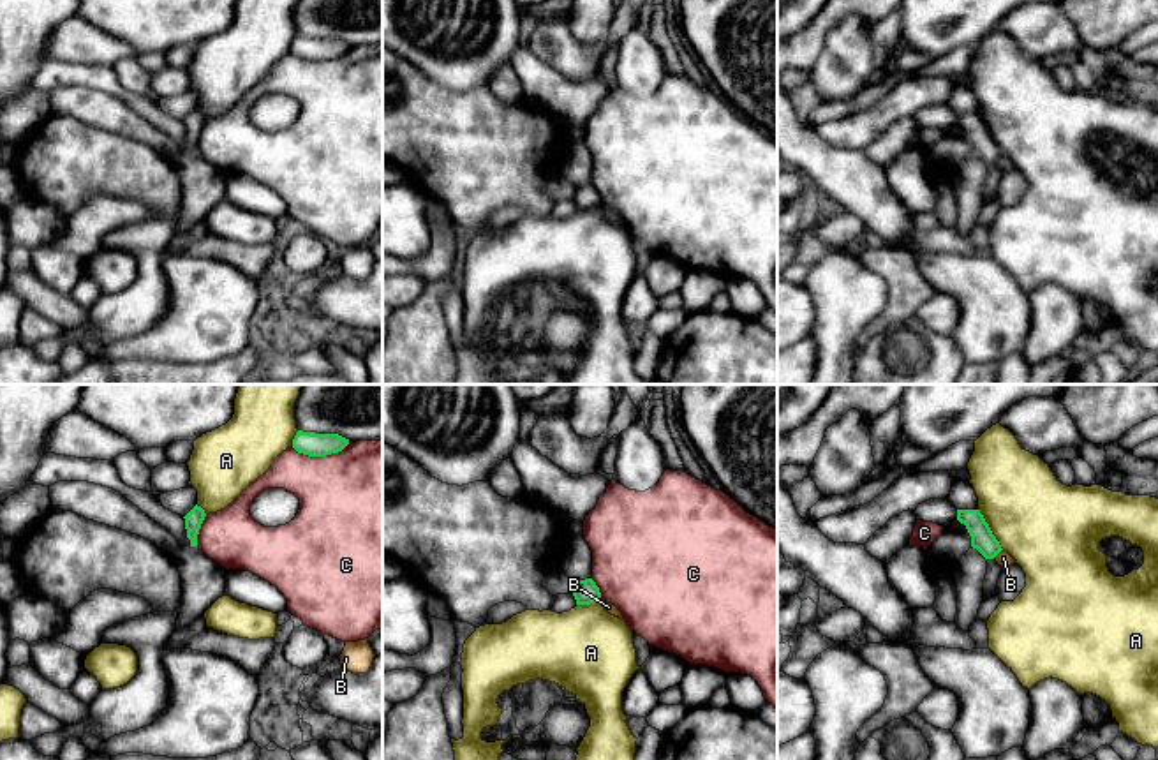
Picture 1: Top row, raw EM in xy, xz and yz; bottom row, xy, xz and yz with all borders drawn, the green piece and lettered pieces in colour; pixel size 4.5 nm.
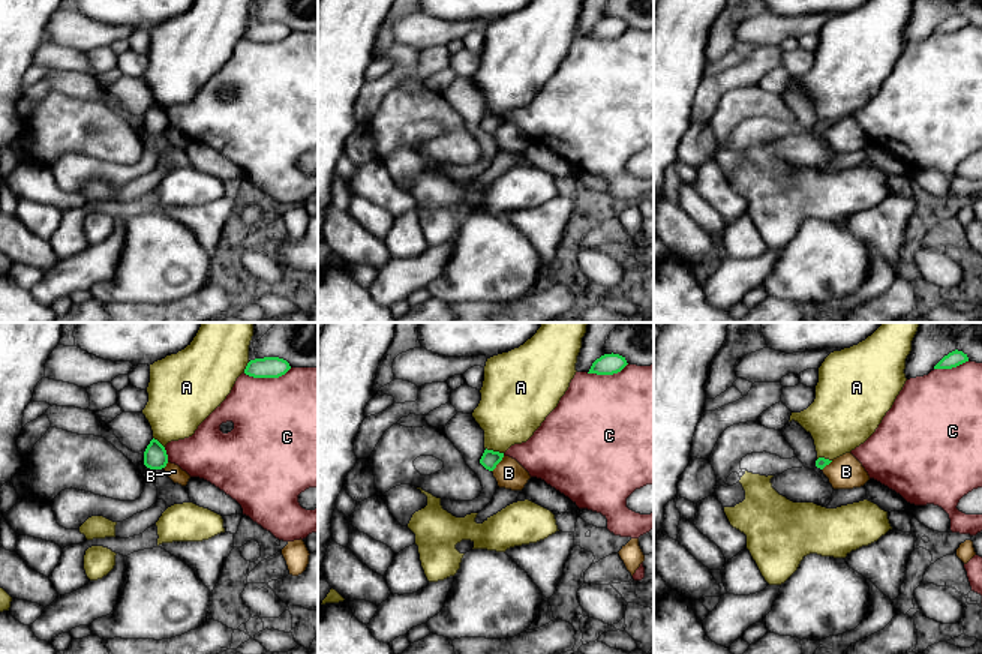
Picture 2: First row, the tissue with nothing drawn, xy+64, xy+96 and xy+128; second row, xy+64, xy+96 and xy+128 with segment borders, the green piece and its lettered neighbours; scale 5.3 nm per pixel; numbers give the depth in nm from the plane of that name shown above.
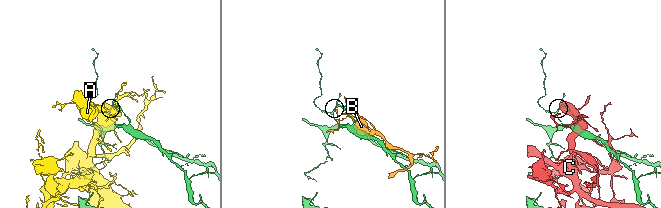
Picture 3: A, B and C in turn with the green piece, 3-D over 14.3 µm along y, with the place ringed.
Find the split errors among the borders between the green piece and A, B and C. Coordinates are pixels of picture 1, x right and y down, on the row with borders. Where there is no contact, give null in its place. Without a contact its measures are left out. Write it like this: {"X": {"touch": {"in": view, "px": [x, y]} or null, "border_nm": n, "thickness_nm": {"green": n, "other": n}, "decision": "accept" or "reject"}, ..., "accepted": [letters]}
{"A": {"touch": {"in": "yz", "px": [989, 529]}, "border_nm": 220, "thickness_nm": {"green": 110, "other": 400}, "decision": "reject"}, "B": {"touch": {"in": "yz", "px": [996, 554]}, "border_nm": 60, "thickness_nm": {"green": 110, "other": 70}, "decision": "reject"}, "C": {"touch": {"in": "xy", "px": [319, 455]}, "border_nm": 280, "thickness_nm": {"green": 110, "other": 460}, "decision": "reject"}, "accepted": []}

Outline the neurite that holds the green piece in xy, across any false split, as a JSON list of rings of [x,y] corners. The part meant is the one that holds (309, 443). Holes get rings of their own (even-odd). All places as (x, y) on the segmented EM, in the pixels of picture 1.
[[[298,430],[293,439],[293,448],[298,453],[308,457],[326,457],[331,453],[342,451],[349,444],[349,439],[338,434],[315,434],[315,432],[303,432]]]

